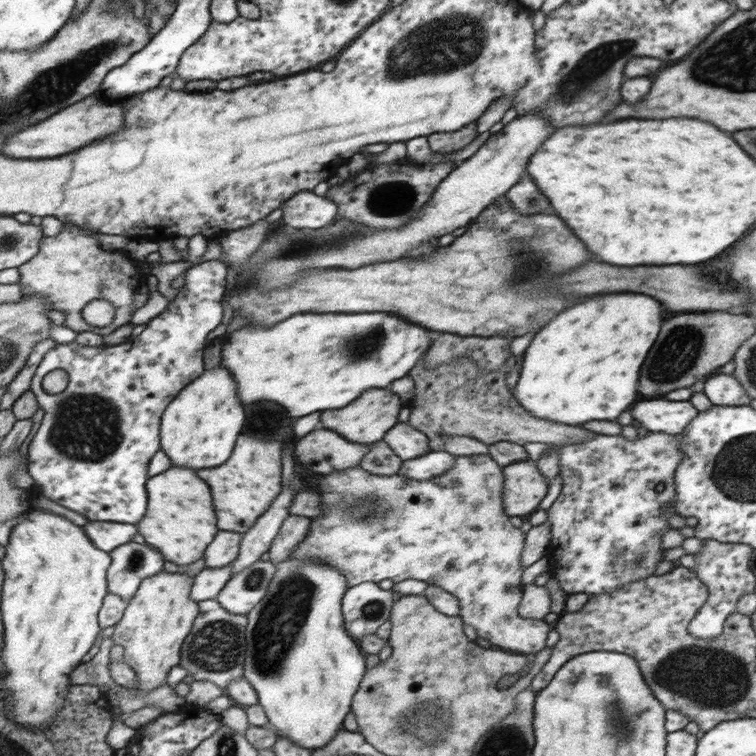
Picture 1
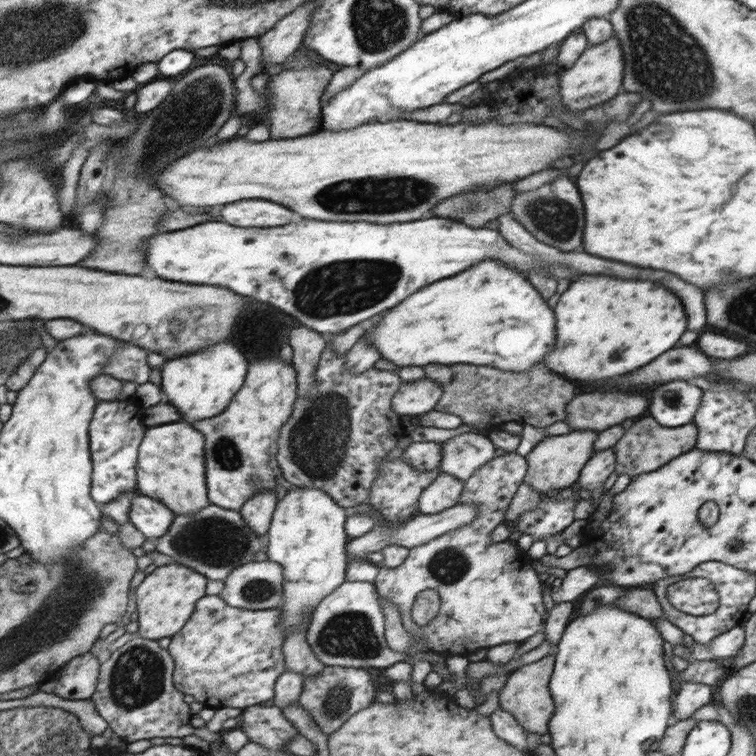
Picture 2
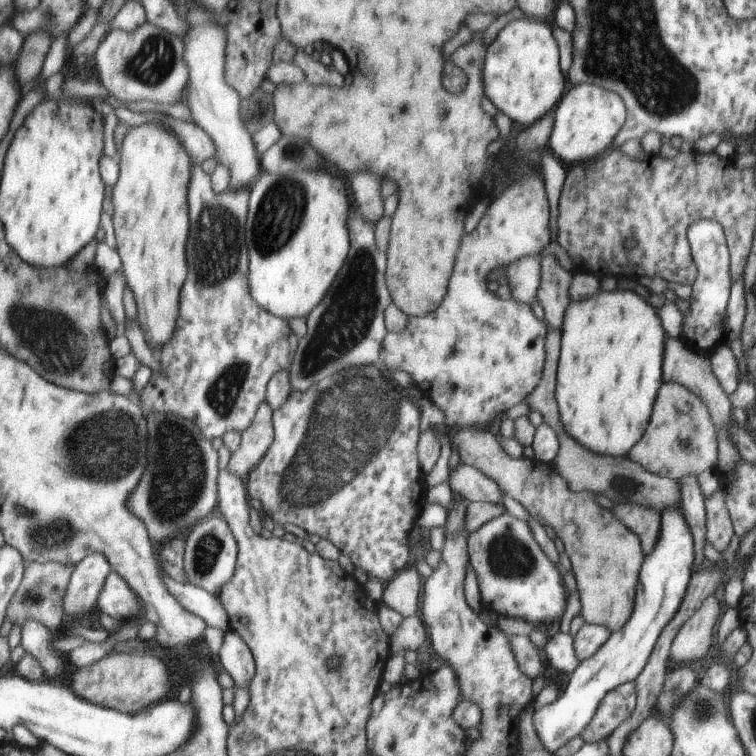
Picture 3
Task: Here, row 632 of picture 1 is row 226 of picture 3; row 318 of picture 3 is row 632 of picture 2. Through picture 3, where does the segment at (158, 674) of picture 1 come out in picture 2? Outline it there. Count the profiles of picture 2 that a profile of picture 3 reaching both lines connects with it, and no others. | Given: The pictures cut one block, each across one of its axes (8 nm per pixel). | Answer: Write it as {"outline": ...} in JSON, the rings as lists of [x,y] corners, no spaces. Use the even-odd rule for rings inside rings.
{"outline":[[[176,563],[157,567],[146,575],[136,587],[136,606],[138,612],[138,636],[145,639],[160,640],[174,636],[180,631],[194,612],[196,603],[208,594],[208,578],[192,568]]]}

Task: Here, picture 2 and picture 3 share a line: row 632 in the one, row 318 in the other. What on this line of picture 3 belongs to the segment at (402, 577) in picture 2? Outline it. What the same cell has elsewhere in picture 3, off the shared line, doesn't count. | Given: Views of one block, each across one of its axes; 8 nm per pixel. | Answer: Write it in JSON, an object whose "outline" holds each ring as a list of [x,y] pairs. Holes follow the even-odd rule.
{"outline":[[[537,175],[526,176],[492,202],[476,230],[466,234],[466,242],[462,242],[462,258],[455,262],[449,294],[440,308],[425,317],[409,317],[407,327],[402,332],[388,333],[381,346],[380,362],[385,362],[391,371],[408,372],[422,395],[444,412],[448,426],[469,429],[476,427],[476,422],[491,424],[504,410],[531,396],[543,377],[544,356],[548,356],[548,348],[544,348],[548,346],[544,344],[546,326],[532,314],[530,305],[512,298],[502,300],[486,286],[486,276],[492,270],[538,255],[551,242],[548,229],[550,206],[541,179]]]}

